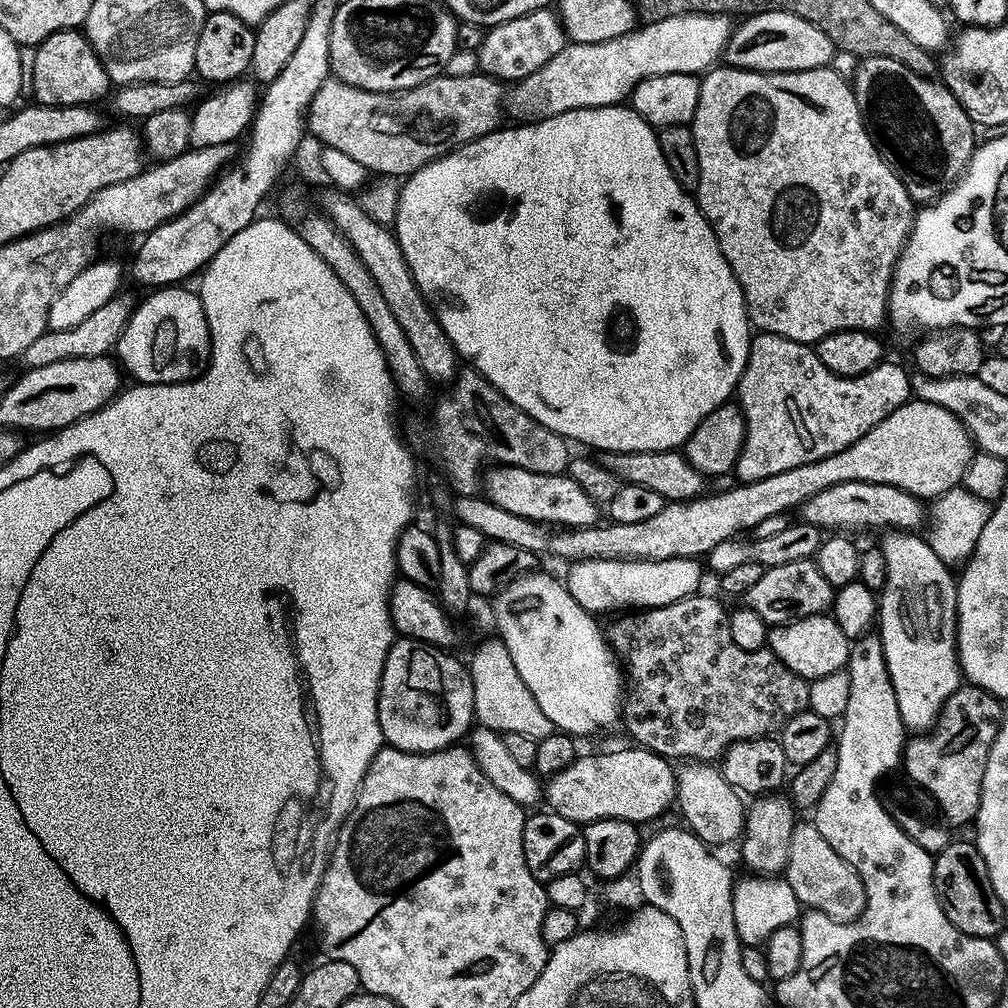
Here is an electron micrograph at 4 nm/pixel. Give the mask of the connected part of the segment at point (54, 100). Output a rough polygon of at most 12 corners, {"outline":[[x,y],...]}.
{"outline":[[83,31],[36,48],[35,103],[92,106],[109,92]]}

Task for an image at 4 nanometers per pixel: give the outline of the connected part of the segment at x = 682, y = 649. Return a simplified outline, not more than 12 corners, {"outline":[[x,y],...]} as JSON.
{"outline":[[693,594],[606,628],[622,724],[716,762],[808,708],[809,681],[742,650]]}

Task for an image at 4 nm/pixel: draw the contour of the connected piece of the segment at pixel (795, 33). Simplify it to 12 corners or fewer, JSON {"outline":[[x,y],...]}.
{"outline":[[793,12],[733,27],[722,60],[747,72],[829,67],[830,38]]}

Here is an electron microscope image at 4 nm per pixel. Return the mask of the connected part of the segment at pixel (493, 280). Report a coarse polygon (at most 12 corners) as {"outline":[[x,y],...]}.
{"outline":[[628,106],[403,181],[442,330],[530,418],[670,451],[744,291]]}

